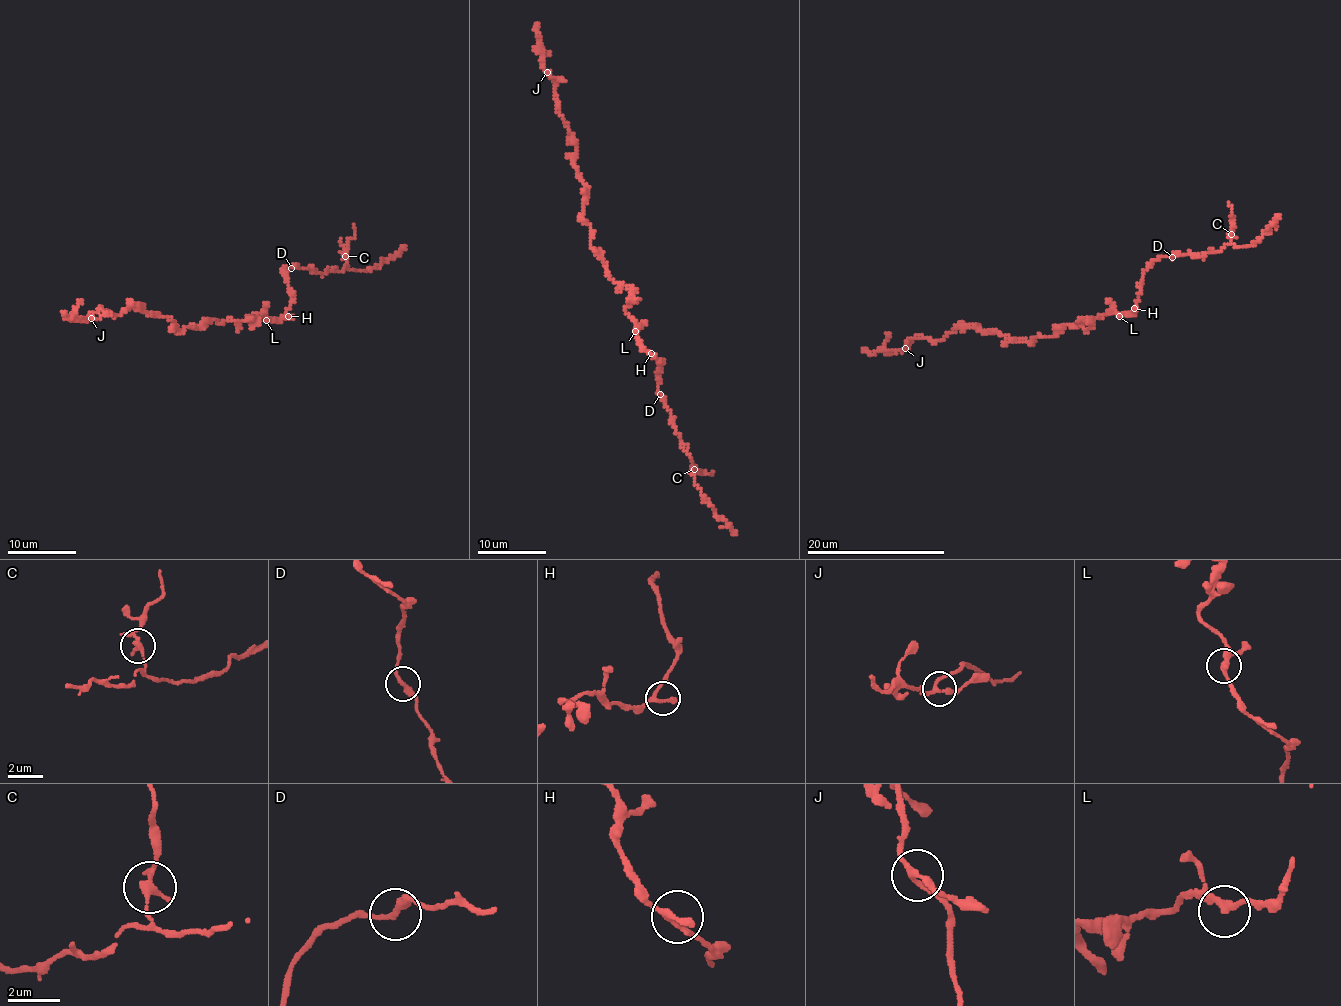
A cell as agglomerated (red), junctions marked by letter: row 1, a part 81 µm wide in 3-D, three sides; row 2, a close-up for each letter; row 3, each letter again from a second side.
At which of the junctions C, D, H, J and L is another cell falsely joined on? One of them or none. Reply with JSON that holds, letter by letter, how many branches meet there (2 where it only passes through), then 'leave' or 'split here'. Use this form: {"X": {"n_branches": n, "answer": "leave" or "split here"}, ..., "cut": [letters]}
{"C": {"n_branches": 3, "answer": "split here"}, "D": {"n_branches": 2, "answer": "leave"}, "H": {"n_branches": 2, "answer": "leave"}, "J": {"n_branches": 3, "answer": "leave"}, "L": {"n_branches": 3, "answer": "leave"}, "cut": ["C"]}

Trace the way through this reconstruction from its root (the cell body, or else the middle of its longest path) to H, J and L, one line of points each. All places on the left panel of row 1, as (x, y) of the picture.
H: (249, 320), (252, 321), (248, 317), (256, 316), (280, 319), (288, 316)
J: (249, 320), (212, 320), (179, 331), (169, 318), (134, 304), (115, 316), (99, 308), (91, 318)
L: (249, 320), (252, 321), (248, 317), (256, 316), (264, 316), (266, 320)

